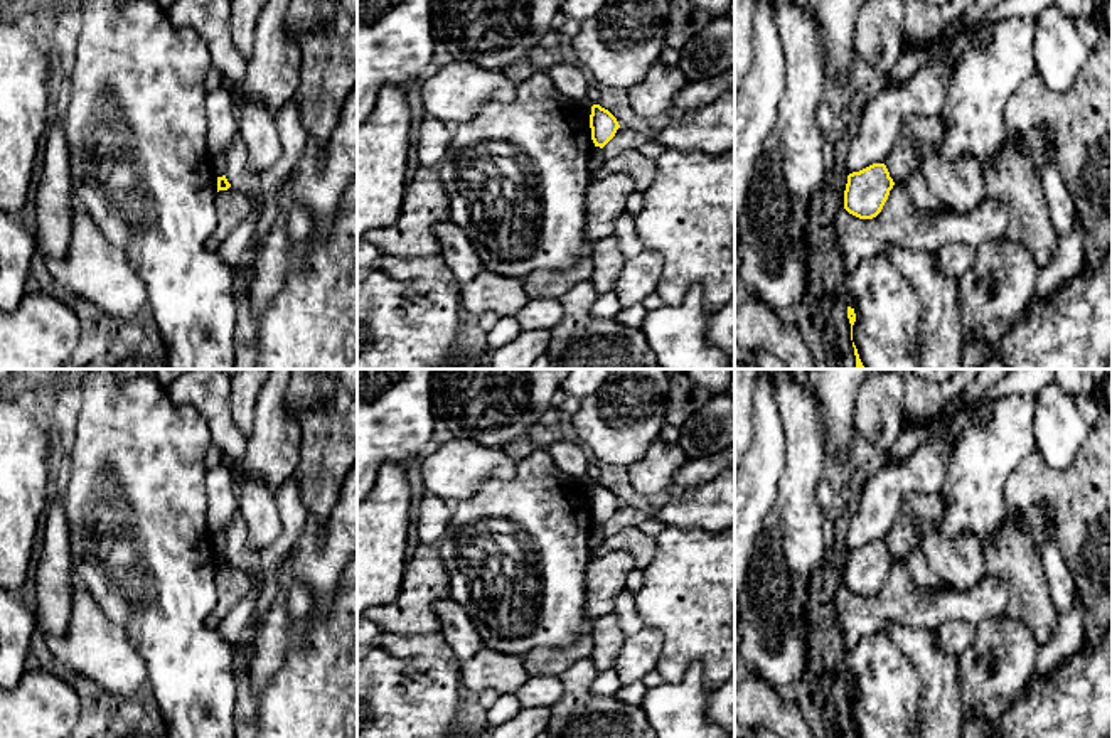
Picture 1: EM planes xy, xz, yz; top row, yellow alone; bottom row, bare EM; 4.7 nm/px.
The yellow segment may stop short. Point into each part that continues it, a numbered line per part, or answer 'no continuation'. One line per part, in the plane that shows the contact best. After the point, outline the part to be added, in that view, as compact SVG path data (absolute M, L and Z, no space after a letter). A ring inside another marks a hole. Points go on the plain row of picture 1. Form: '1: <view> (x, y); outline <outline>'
no continuation

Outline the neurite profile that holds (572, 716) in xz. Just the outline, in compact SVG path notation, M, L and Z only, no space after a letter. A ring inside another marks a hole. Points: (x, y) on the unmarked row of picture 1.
M590 657L571 664L561 676L563 696L551 708L549 738L655 738L650 725L642 730L612 726L608 719L595 716L590 706L591 682L598 671Z

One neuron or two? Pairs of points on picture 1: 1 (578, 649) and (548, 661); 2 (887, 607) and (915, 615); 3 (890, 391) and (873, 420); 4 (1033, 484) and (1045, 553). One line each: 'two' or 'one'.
1: one
2: one
3: one
4: two

